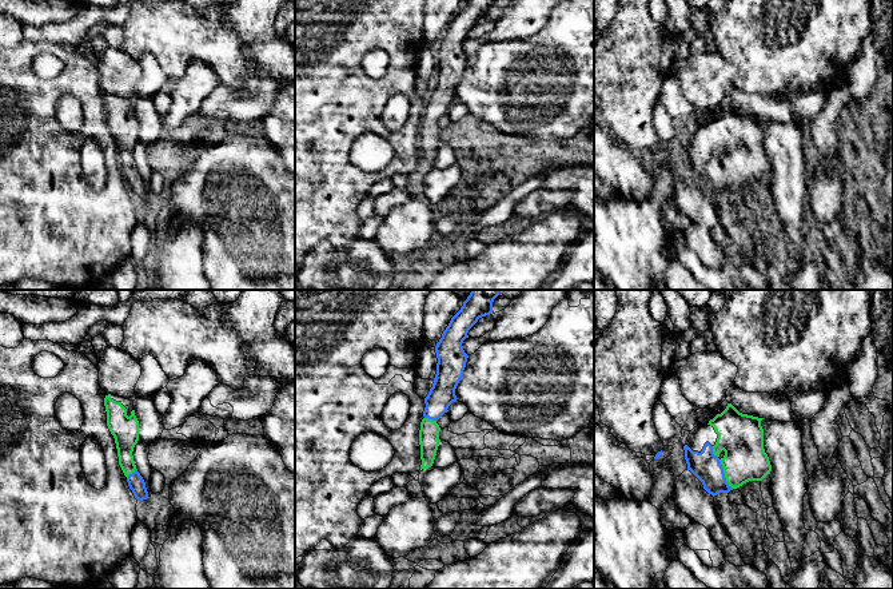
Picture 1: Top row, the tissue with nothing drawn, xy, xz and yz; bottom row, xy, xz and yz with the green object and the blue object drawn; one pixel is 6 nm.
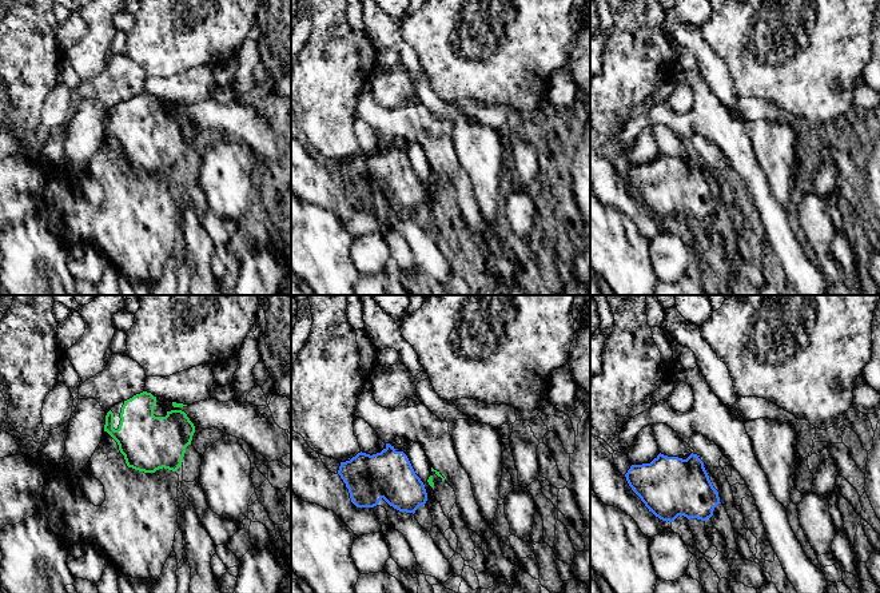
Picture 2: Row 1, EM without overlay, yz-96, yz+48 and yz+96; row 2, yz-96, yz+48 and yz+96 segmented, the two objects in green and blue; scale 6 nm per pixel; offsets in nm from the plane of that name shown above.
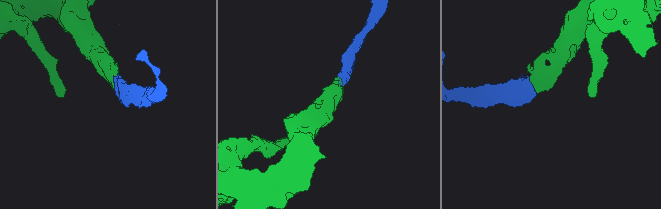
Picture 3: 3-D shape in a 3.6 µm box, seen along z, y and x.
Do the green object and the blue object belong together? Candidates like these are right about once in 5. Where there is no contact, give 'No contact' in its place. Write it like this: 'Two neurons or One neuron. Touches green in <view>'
One neuron. Touches green in yz

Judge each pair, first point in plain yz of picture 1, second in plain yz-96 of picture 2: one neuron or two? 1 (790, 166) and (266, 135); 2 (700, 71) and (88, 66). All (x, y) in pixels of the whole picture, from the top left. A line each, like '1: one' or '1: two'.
1: two
2: two

